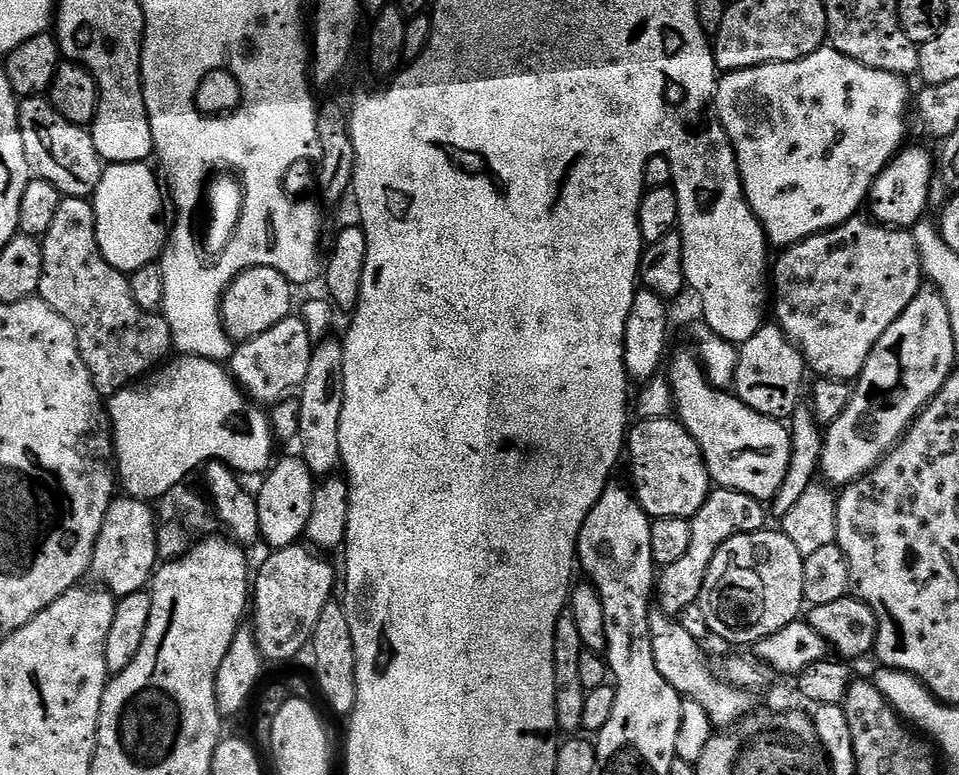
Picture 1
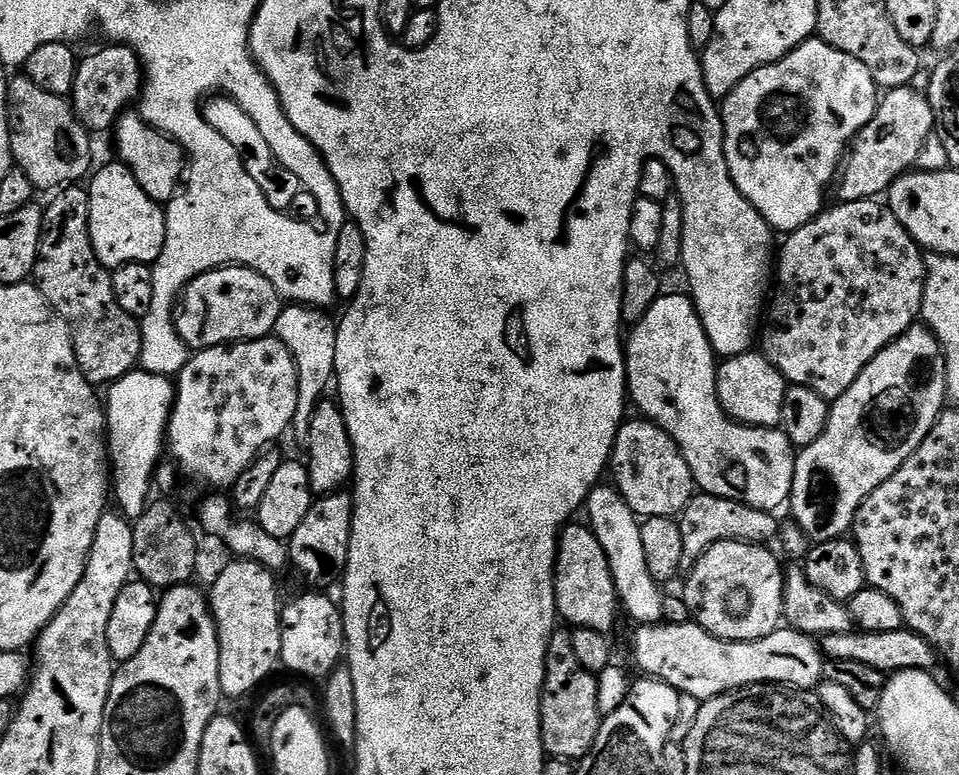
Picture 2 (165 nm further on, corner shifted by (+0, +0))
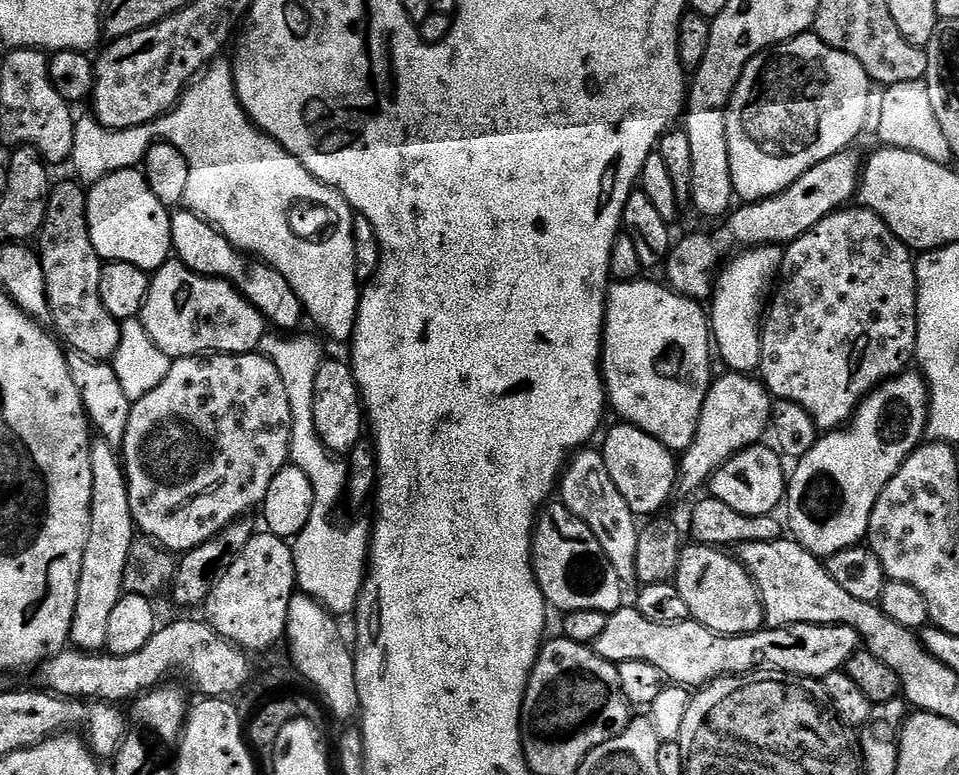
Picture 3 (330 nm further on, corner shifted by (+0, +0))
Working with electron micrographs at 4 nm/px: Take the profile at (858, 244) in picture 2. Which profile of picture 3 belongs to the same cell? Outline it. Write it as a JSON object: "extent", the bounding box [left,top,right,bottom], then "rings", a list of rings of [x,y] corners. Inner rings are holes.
{"extent":[759,206,916,430],"rings":[[[848,206],[838,212],[833,212],[822,222],[818,222],[802,238],[798,238],[793,244],[784,248],[784,261],[780,267],[778,283],[774,288],[774,295],[766,308],[766,315],[762,321],[760,330],[760,366],[759,379],[765,388],[776,400],[789,400],[798,402],[810,418],[814,418],[817,429],[839,430],[856,413],[856,407],[861,400],[884,383],[885,380],[893,380],[903,372],[909,371],[916,355],[916,260],[908,245],[903,244],[896,235],[882,222],[878,214],[874,214],[869,208],[863,206]]]}

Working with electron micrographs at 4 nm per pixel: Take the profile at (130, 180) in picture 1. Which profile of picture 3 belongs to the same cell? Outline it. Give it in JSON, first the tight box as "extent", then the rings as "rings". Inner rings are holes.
{"extent":[88,166,174,273],"rings":[[[128,166],[120,167],[117,172],[110,172],[106,178],[91,185],[88,192],[88,233],[90,242],[94,242],[94,250],[99,254],[101,261],[117,260],[118,262],[130,262],[138,266],[146,273],[153,273],[161,268],[173,255],[172,230],[174,221],[170,217],[170,209],[150,190],[148,180],[143,171],[136,172]]]}

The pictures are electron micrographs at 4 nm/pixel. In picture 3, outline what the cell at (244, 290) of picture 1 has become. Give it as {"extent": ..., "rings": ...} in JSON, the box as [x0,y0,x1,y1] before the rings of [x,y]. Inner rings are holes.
{"extent":[138,258,266,358],"rings":[[[169,258],[161,268],[151,273],[151,277],[150,290],[138,318],[158,350],[173,358],[196,358],[201,354],[241,356],[259,349],[266,334],[264,315],[233,284],[227,280],[218,280],[215,276],[200,276],[191,272],[178,258]]]}

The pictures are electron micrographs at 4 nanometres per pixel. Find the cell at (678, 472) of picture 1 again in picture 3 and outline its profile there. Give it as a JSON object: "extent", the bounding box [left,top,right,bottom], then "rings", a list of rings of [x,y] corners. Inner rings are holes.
{"extent":[602,422,678,518],"rings":[[[616,422],[616,425],[605,431],[602,455],[606,462],[606,470],[610,470],[610,478],[614,486],[618,486],[618,494],[626,498],[626,506],[630,506],[633,516],[652,518],[664,508],[664,503],[678,488],[678,460],[673,449],[667,448],[658,438],[646,434],[633,424]]]}

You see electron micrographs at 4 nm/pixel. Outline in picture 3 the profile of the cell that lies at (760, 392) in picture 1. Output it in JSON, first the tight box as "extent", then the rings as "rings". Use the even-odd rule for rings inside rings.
{"extent":[678,370,774,492],"rings":[[[728,370],[723,374],[725,376],[717,375],[709,386],[696,427],[696,439],[689,448],[683,449],[682,459],[678,464],[682,473],[682,488],[688,492],[698,491],[703,484],[705,487],[717,468],[721,468],[744,448],[761,443],[768,432],[774,403],[768,389],[759,379],[743,372]]]}

